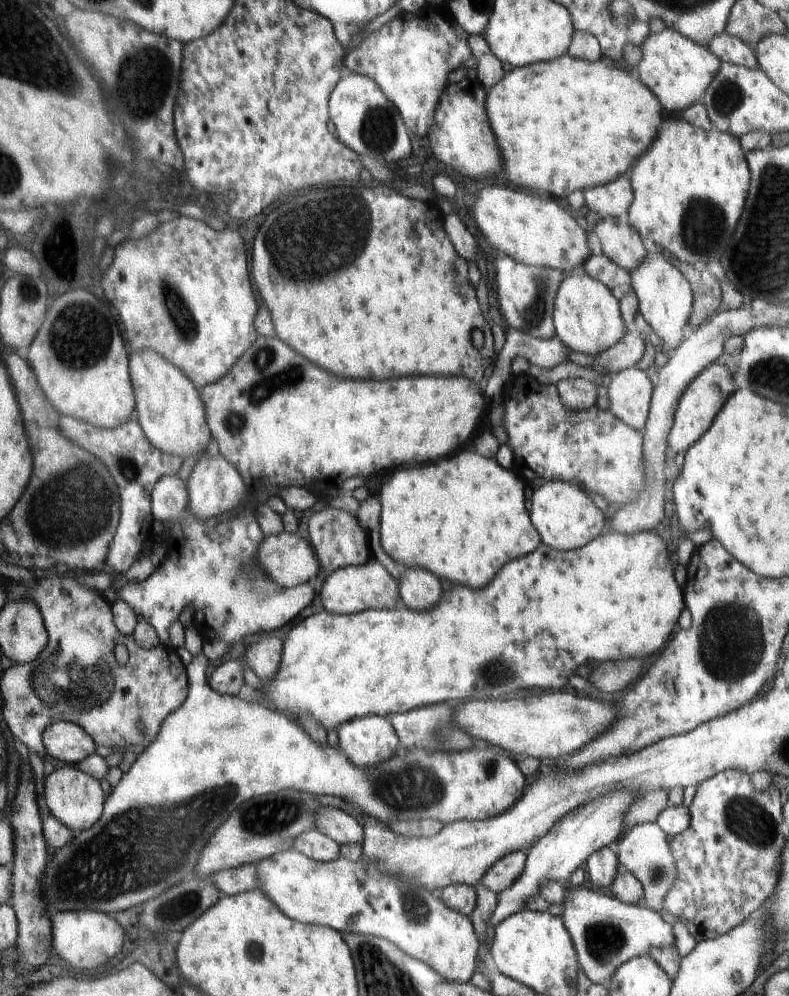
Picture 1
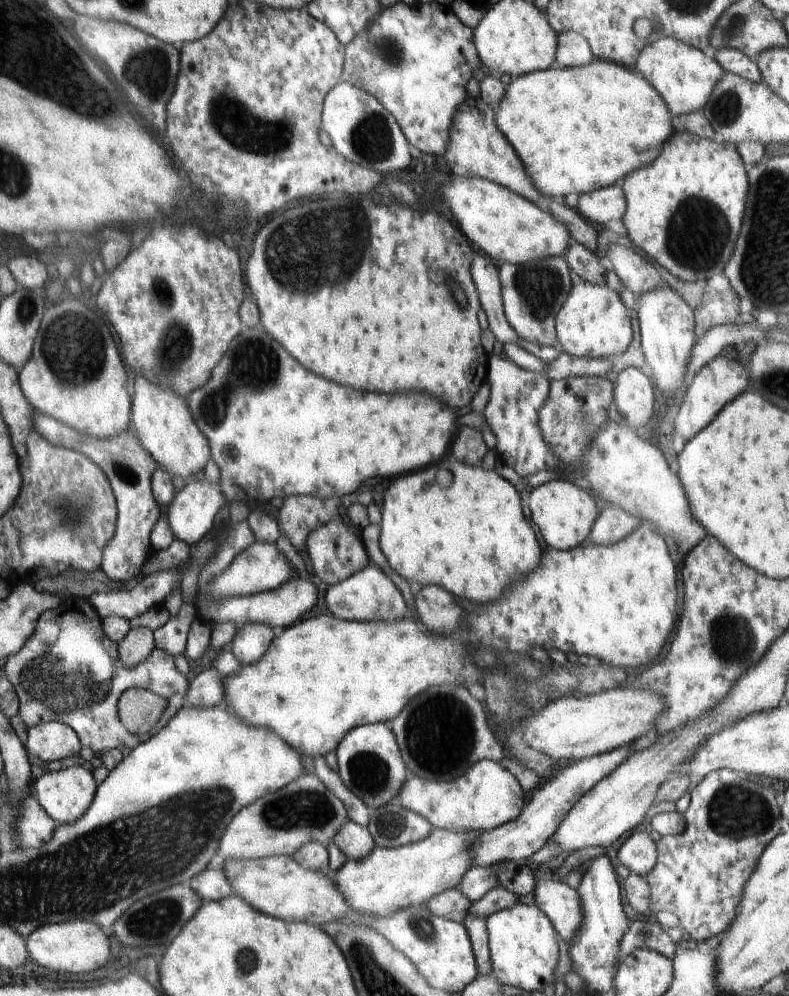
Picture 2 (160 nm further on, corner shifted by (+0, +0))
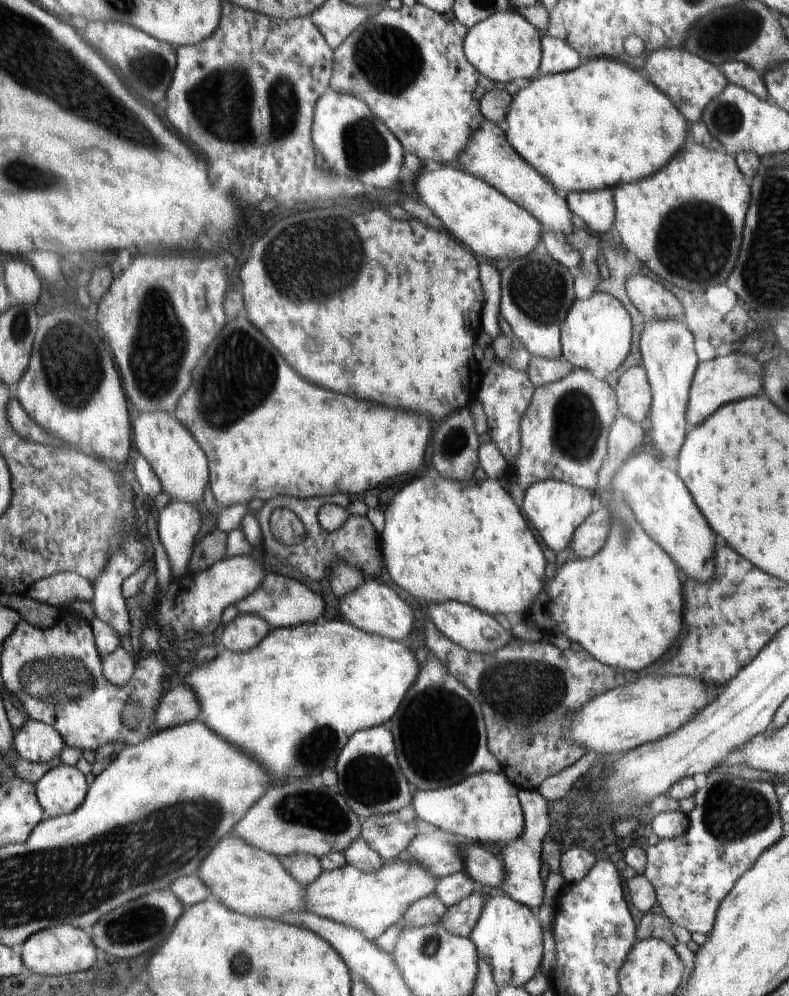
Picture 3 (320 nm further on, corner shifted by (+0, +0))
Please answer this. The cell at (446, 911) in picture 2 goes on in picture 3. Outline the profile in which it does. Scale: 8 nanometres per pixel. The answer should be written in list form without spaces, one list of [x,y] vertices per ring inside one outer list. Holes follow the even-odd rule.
[[[431,894],[416,901],[414,905],[408,906],[407,913],[398,922],[401,928],[421,928],[422,926],[432,925],[440,922],[444,914],[448,912],[448,906],[440,902],[438,896]]]

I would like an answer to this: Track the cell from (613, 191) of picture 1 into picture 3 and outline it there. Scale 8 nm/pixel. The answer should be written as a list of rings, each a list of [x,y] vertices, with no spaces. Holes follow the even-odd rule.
[[[614,188],[568,193],[566,202],[570,210],[580,216],[590,232],[598,236],[612,228],[616,220]]]

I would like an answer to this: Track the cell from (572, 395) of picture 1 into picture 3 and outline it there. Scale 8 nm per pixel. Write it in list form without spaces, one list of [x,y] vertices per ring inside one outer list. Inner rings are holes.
[[[574,367],[572,372],[570,372],[568,376],[564,376],[562,380],[552,382],[545,386],[536,387],[534,394],[532,394],[532,400],[530,400],[530,404],[528,404],[528,408],[526,408],[526,412],[524,412],[522,418],[520,418],[520,452],[518,452],[518,456],[516,456],[514,466],[509,469],[511,477],[516,478],[516,482],[518,482],[518,486],[520,486],[522,490],[527,490],[536,482],[553,479],[593,492],[593,489],[599,484],[598,472],[601,470],[601,465],[607,456],[607,438],[609,429],[618,414],[617,398],[614,389],[612,389],[610,384],[607,384],[605,381],[596,379],[592,372],[589,372],[588,370]]]

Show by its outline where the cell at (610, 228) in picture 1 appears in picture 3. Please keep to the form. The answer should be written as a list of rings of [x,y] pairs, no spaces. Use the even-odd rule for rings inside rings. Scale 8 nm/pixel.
[[[644,274],[628,276],[624,282],[634,307],[642,314],[645,324],[652,320],[684,320],[682,304],[656,280]]]

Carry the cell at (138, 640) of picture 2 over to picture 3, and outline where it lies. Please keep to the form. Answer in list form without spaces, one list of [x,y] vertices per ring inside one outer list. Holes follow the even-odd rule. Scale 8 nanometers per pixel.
[[[121,645],[108,657],[103,658],[102,672],[104,672],[104,678],[108,678],[108,682],[112,682],[114,686],[126,686],[134,675],[139,656],[128,652],[124,645]]]

